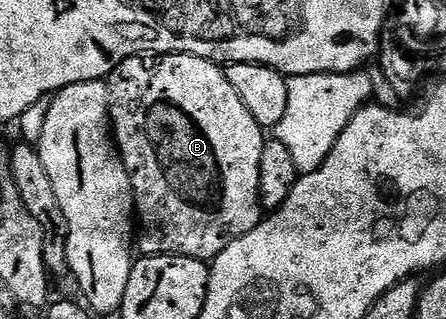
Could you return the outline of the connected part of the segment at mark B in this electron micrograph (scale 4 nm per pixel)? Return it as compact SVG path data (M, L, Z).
M138 53L127 56L107 76L107 86L109 88L109 117L115 142L133 186L133 205L136 218L139 220L139 234L136 236L135 243L142 256L186 255L192 259L211 261L216 255L223 253L223 249L227 249L227 245L231 245L231 241L251 233L261 224L263 208L259 167L267 135L257 124L255 117L251 117L247 105L243 105L239 93L235 93L235 89L231 89L231 81L227 81L224 70L218 64L214 63L212 59L184 53Z

